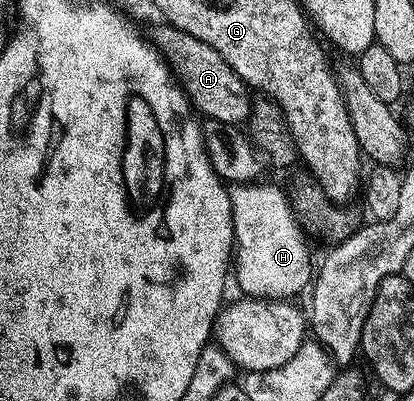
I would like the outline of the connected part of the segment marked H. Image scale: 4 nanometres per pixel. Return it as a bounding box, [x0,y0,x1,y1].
[229,183,314,299]

